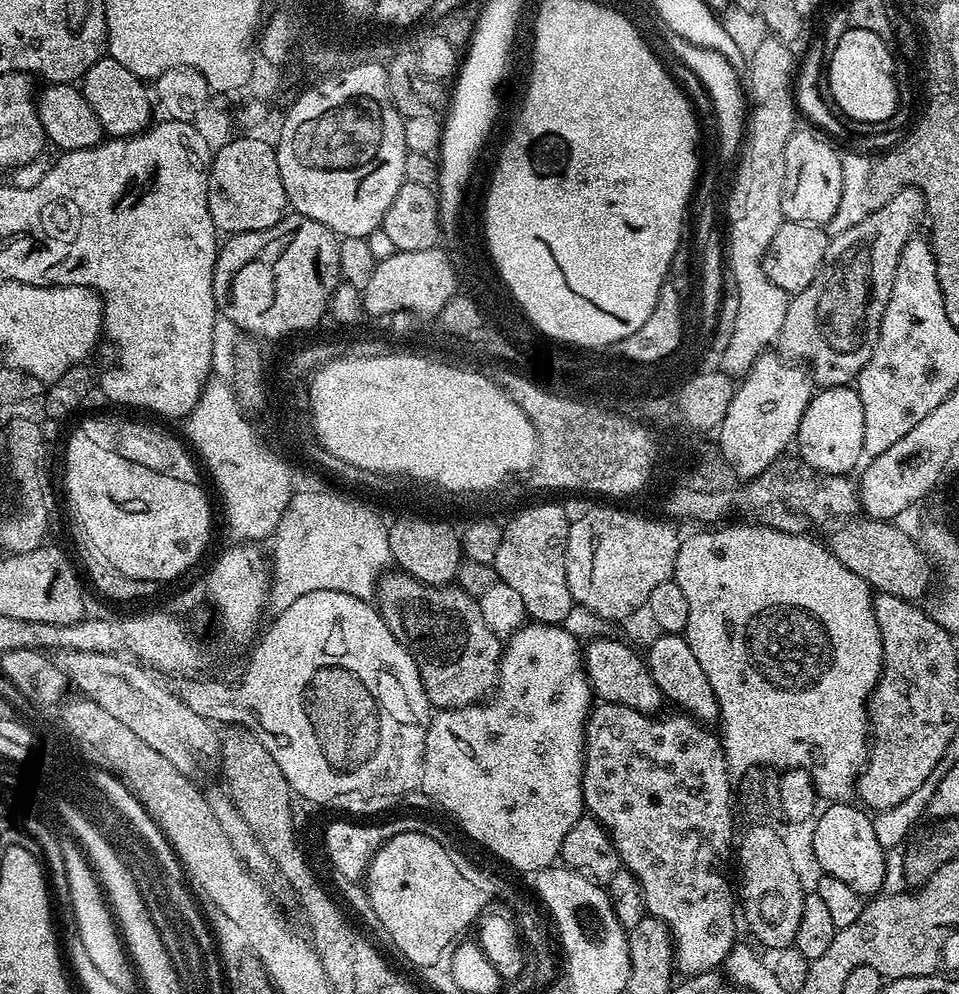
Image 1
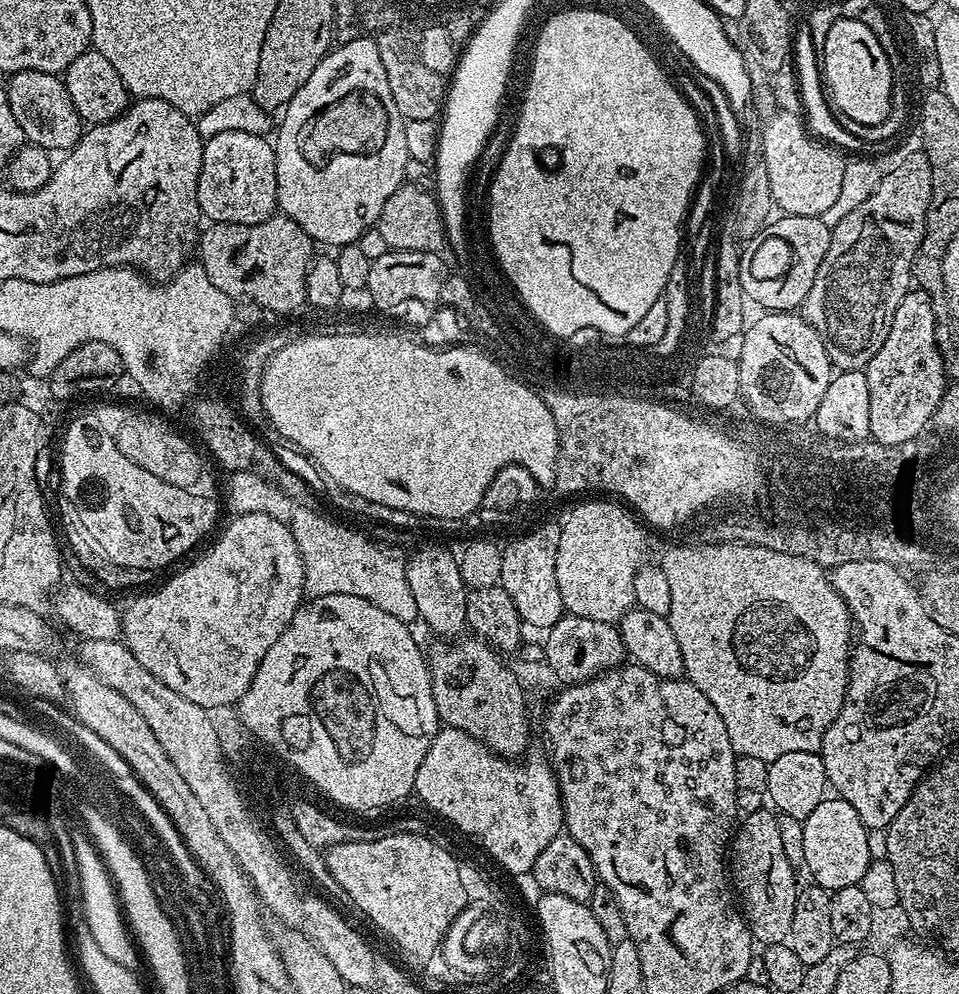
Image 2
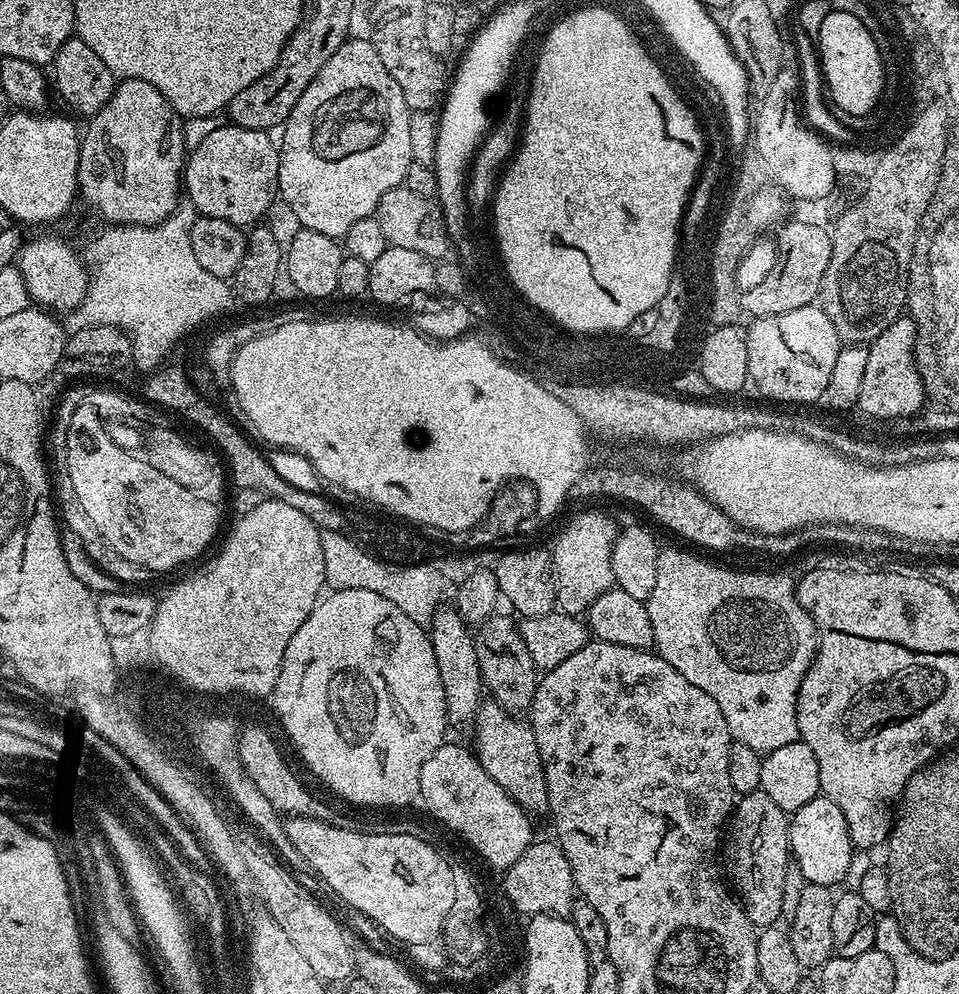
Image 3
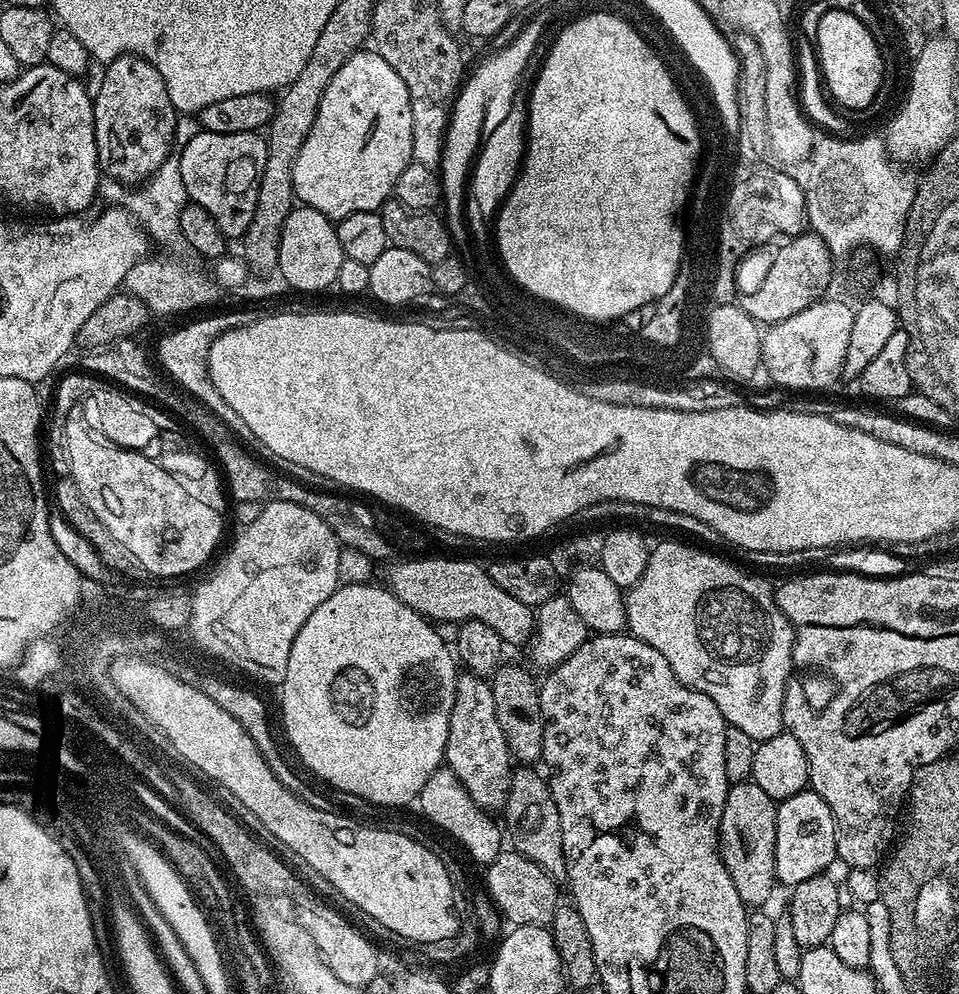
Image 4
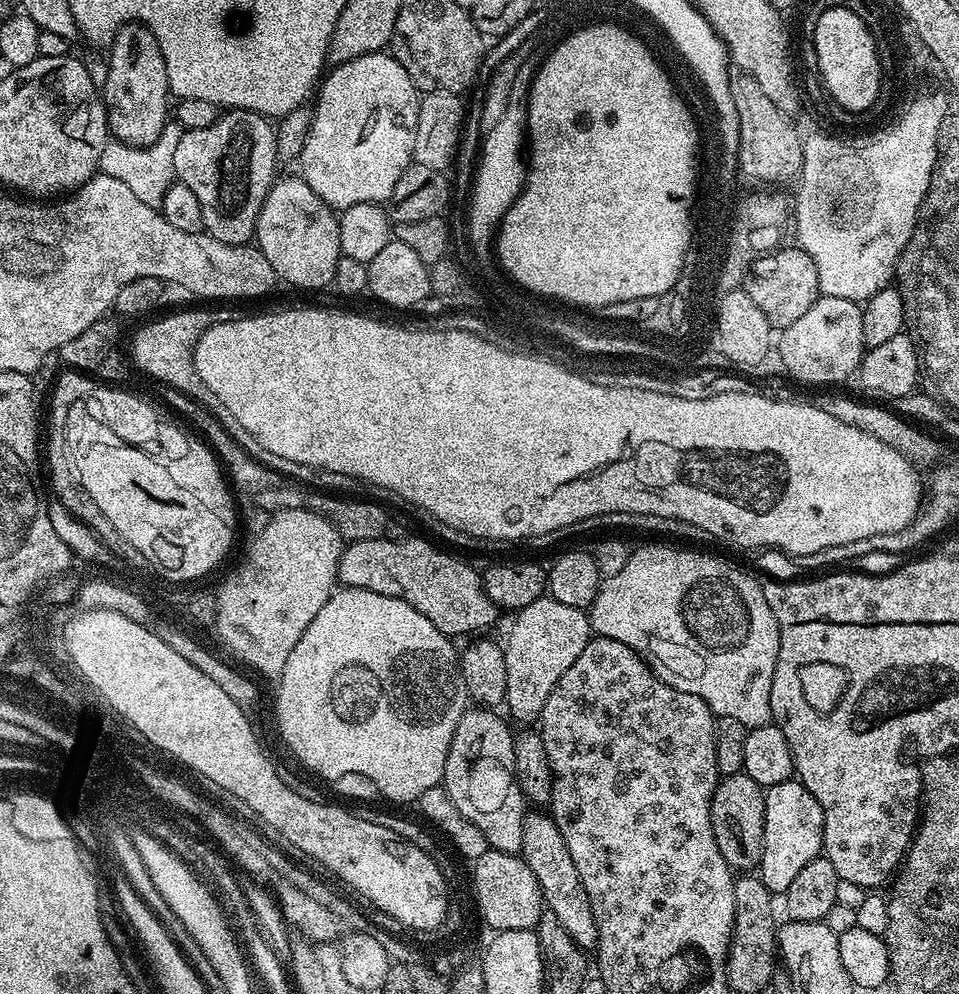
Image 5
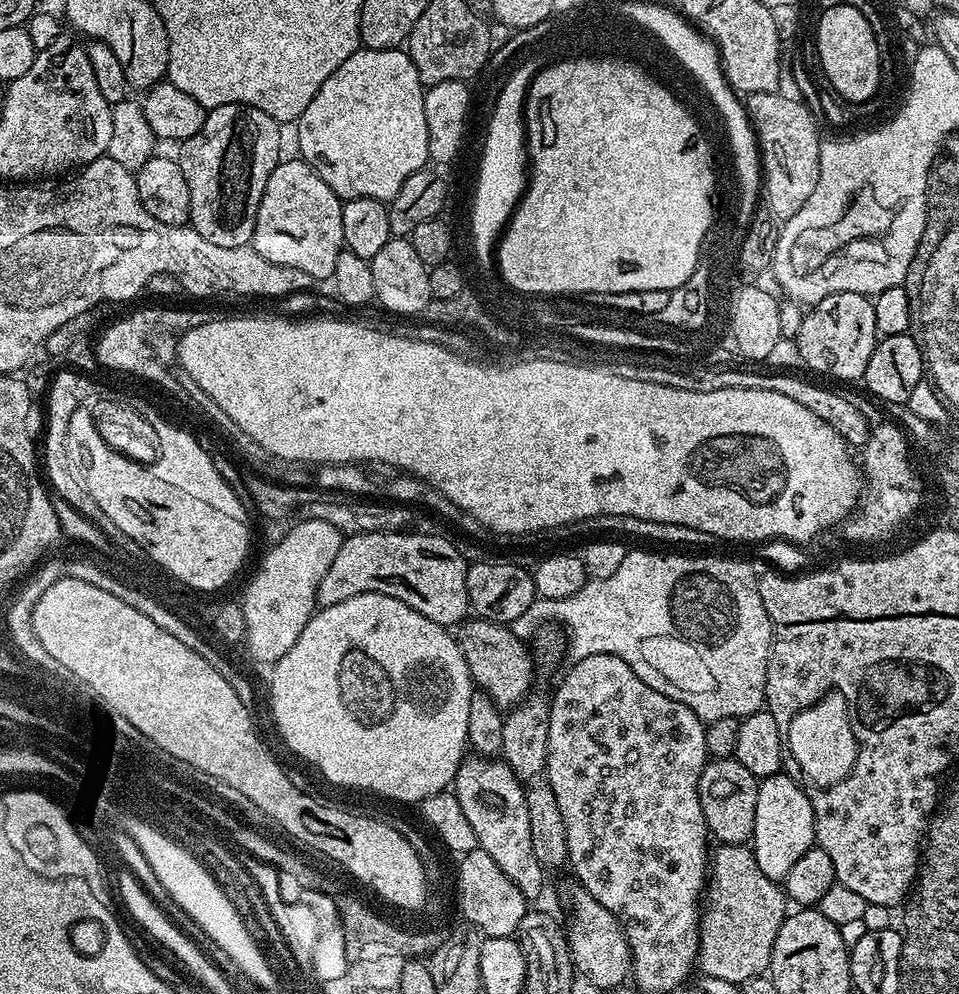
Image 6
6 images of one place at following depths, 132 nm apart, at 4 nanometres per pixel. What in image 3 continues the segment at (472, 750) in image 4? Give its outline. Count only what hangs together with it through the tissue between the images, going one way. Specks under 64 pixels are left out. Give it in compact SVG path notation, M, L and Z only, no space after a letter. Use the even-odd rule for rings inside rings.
M440 606L433 615L428 637L434 646L434 658L438 658L438 670L442 674L442 690L448 703L448 727L471 729L476 723L476 712L482 703L480 694L485 691L481 680L476 641L469 625L452 606Z

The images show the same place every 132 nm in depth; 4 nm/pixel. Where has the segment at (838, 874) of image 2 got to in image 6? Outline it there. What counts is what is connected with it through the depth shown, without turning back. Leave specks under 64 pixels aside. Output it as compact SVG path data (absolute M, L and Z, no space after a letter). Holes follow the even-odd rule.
M785 774L765 776L759 781L758 806L754 806L754 830L750 847L762 874L777 882L790 874L790 866L816 844L816 819L811 795L803 792Z

